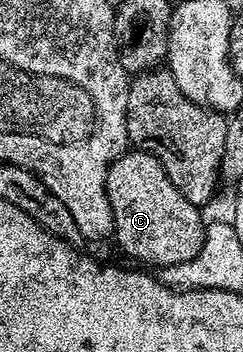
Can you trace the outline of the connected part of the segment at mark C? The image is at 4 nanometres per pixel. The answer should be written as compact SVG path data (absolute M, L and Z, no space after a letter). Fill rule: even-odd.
M128 150L114 160L107 171L107 193L115 223L113 240L125 255L140 260L140 265L168 268L189 262L201 250L205 231L202 211L169 182L169 174L153 153Z

